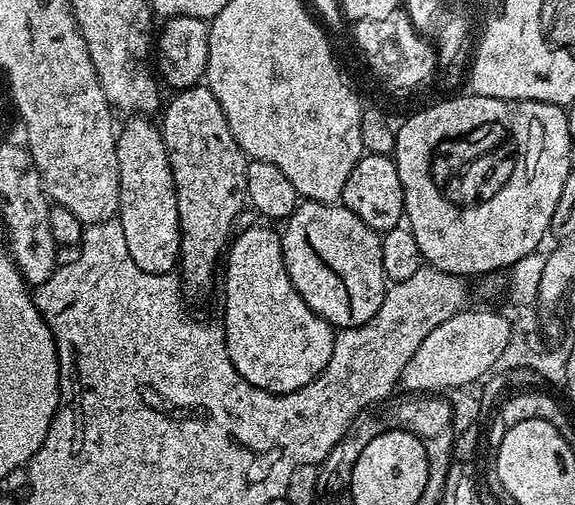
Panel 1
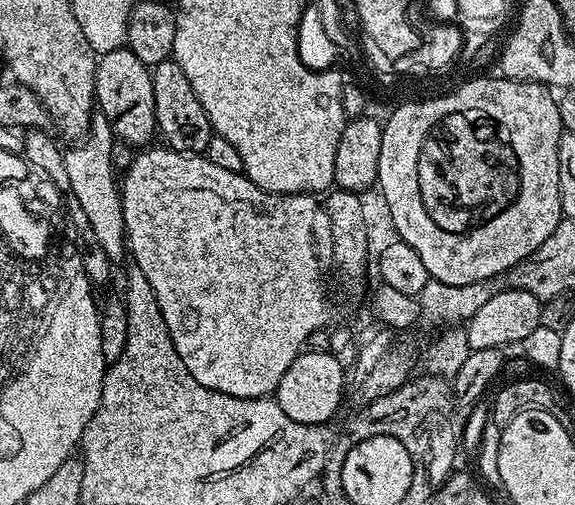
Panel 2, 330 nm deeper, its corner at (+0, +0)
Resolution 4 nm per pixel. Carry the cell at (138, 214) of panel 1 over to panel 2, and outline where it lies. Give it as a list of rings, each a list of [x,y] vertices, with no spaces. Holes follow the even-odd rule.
[[[128,47],[103,53],[96,61],[96,108],[112,124],[112,135],[117,141],[125,140],[128,144],[148,146],[153,143],[152,135],[157,135],[156,115],[154,114],[154,82],[149,65],[138,58]]]

